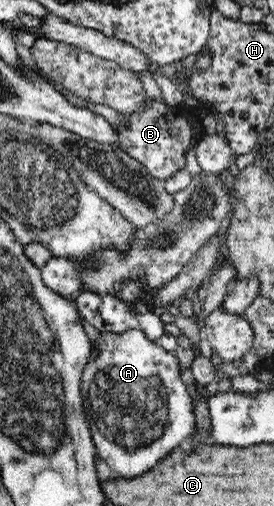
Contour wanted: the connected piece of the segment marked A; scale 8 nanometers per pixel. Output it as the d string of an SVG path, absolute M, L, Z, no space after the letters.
M128 329L120 335L99 333L97 348L90 342L90 351L80 393L84 419L88 422L97 454L108 462L112 471L118 471L122 477L140 477L174 449L184 447L185 441L198 432L193 412L196 399L181 379L179 359L175 352L168 352L159 343L150 341L140 329Z

